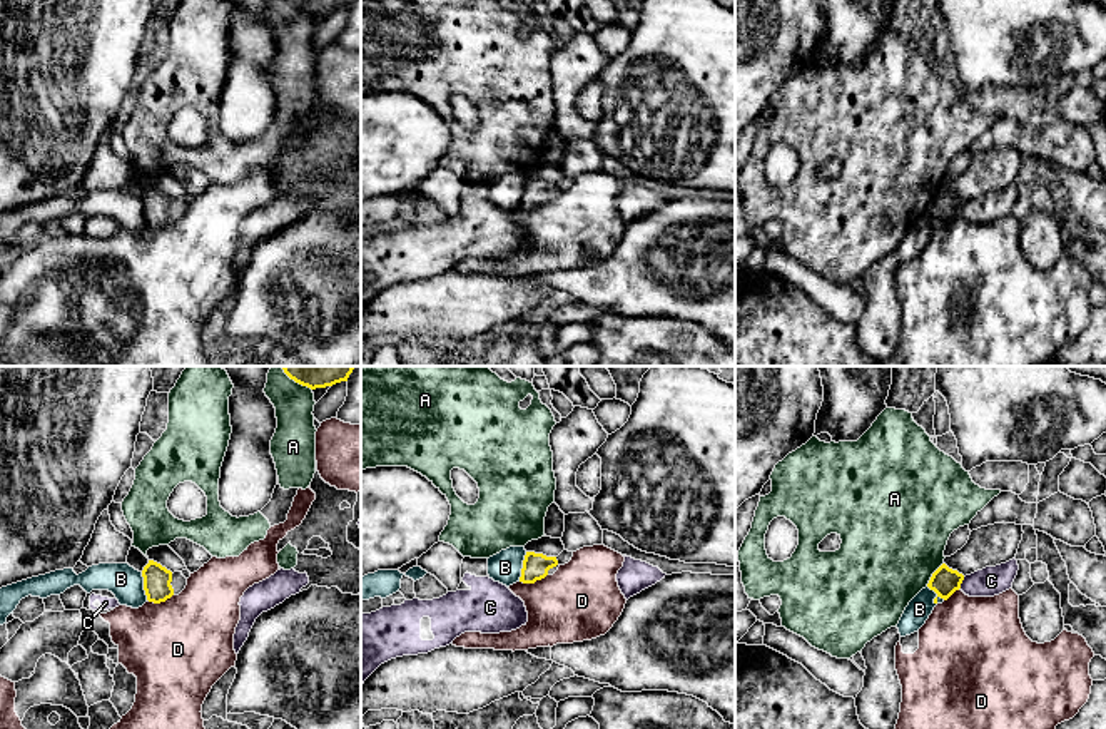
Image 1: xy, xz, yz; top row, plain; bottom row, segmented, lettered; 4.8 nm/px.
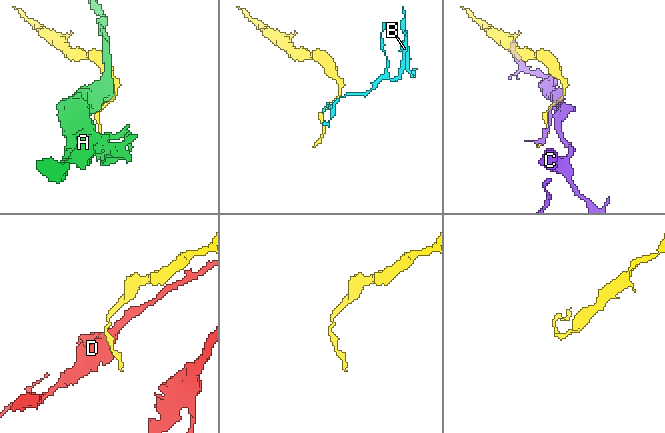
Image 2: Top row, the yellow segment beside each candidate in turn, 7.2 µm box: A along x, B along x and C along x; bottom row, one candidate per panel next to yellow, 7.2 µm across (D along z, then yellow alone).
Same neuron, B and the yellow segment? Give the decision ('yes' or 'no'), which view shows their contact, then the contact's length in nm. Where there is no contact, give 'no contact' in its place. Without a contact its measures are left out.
no | yz | 110 nm

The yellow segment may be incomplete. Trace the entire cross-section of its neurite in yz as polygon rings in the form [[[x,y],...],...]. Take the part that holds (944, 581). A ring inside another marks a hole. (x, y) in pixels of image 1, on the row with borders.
[[[942,563],[931,577],[927,587],[937,594],[937,597],[947,600],[956,590],[961,589],[964,575]]]

